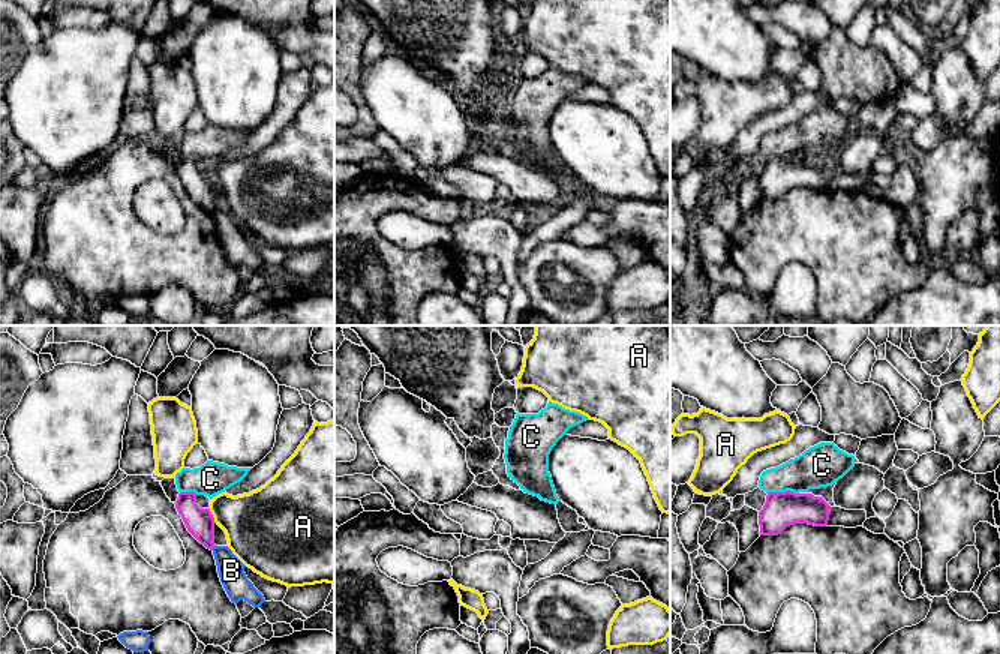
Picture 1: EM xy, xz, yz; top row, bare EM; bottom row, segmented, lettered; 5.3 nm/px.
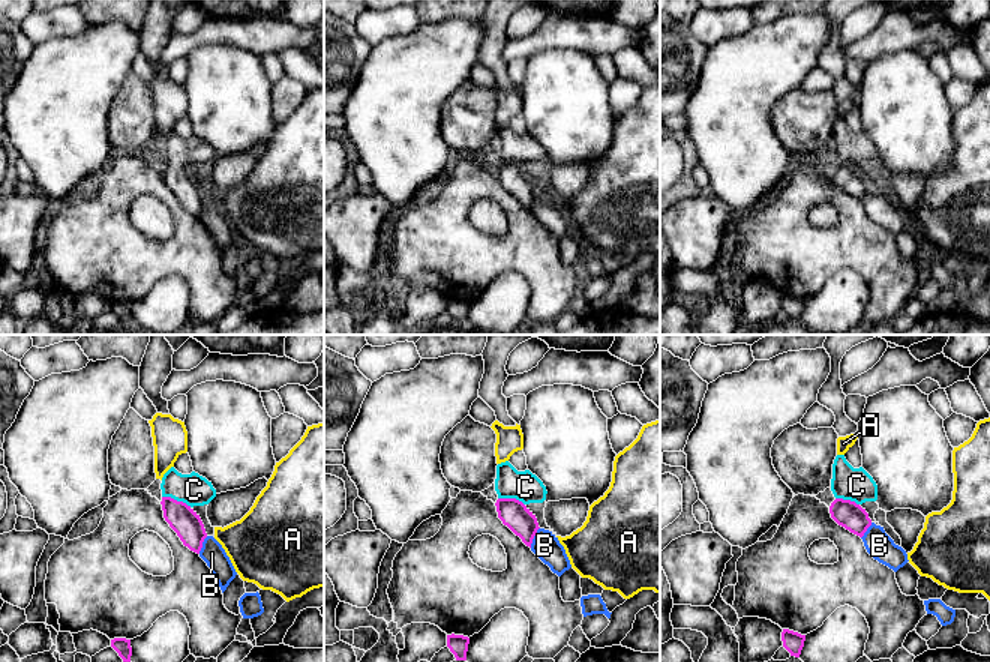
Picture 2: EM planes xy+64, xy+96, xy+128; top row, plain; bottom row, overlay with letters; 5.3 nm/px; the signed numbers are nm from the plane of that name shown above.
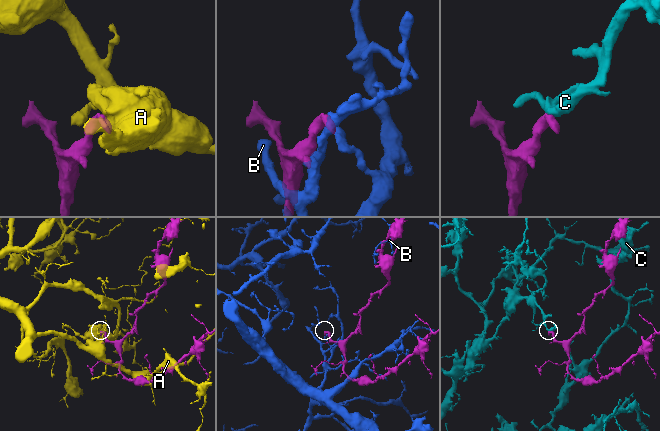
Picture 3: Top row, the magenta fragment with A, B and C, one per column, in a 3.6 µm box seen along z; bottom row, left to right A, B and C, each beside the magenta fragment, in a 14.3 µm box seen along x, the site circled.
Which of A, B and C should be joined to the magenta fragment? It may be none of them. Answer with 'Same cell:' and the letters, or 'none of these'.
Same cell: C

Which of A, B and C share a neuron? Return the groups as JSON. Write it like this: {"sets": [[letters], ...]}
{"sets": [["A"], ["B"], ["C"]]}

